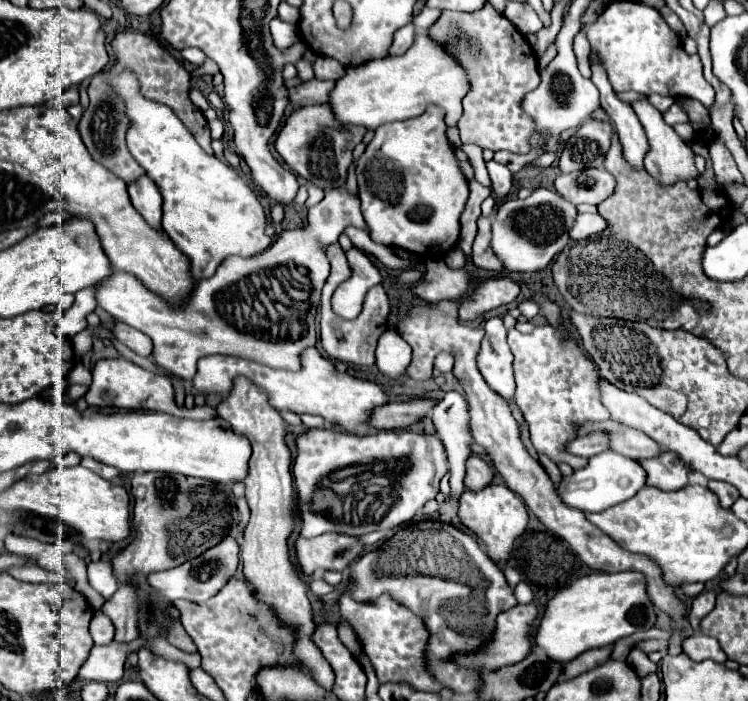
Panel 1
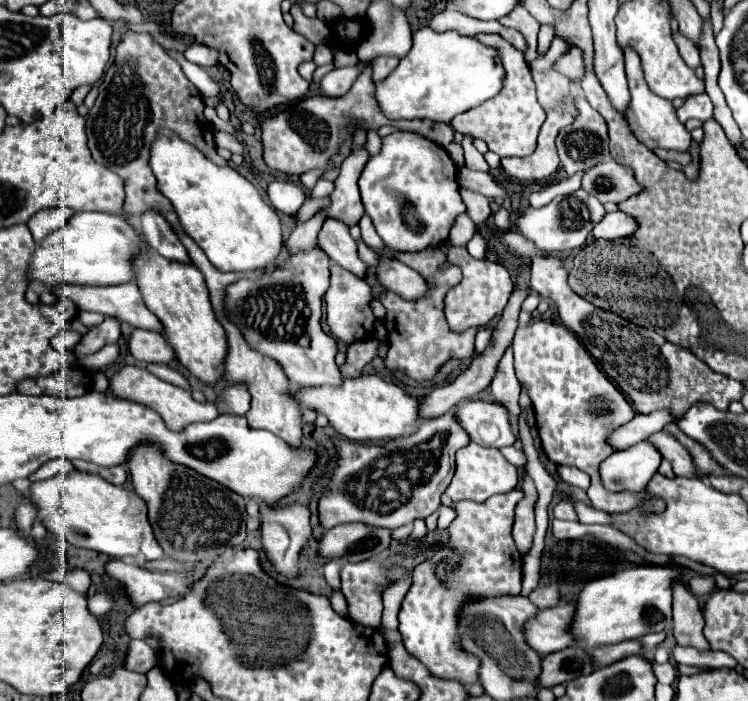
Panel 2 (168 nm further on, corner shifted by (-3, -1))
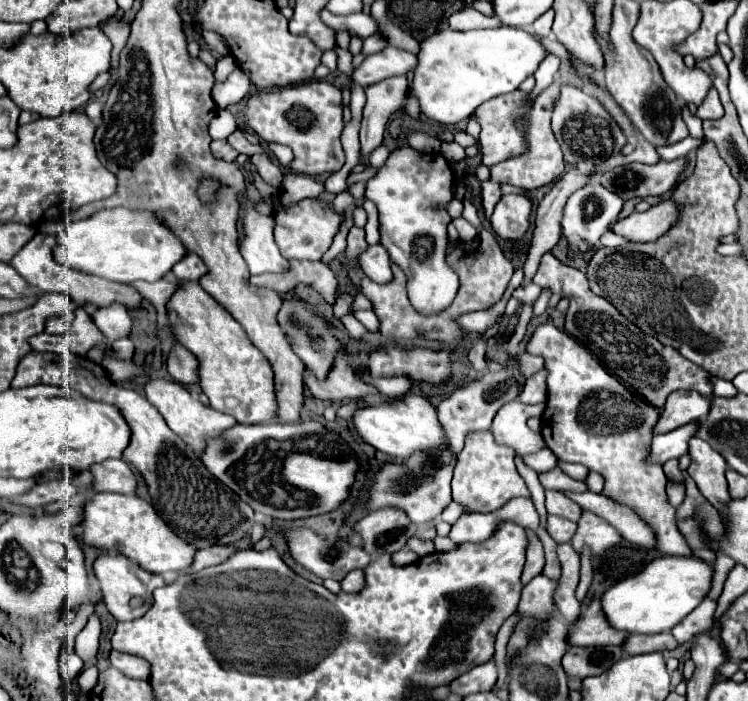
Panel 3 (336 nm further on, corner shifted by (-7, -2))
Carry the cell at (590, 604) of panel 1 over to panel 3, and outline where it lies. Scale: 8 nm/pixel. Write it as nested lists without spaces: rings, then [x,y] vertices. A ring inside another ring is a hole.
[[[662,556],[652,560],[636,576],[624,578],[610,586],[602,596],[602,610],[608,624],[618,632],[660,634],[672,630],[684,616],[688,616],[708,594],[712,580],[712,566],[700,558]]]

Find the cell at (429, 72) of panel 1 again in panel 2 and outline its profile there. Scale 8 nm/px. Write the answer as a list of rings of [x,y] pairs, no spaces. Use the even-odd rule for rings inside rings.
[[[430,27],[414,33],[414,45],[400,61],[394,73],[376,85],[376,97],[382,113],[396,119],[430,119],[450,123],[454,115],[464,113],[496,97],[504,85],[504,65],[494,47],[474,37],[462,37],[458,31],[438,33]]]

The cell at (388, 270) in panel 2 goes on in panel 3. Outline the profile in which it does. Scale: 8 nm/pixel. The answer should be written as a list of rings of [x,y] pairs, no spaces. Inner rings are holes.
[[[382,244],[376,246],[368,246],[368,250],[360,256],[360,266],[364,270],[364,274],[378,282],[378,284],[388,284],[392,282],[392,270],[390,270],[390,256],[388,252],[382,248]]]

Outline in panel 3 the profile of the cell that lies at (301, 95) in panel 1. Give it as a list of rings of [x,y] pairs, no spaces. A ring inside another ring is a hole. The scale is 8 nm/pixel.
[[[386,46],[384,50],[376,52],[372,56],[366,56],[364,62],[352,72],[352,80],[356,84],[360,84],[362,88],[366,88],[366,86],[376,84],[394,74],[406,76],[406,72],[412,70],[414,66],[416,66],[414,54],[400,50],[396,46]]]

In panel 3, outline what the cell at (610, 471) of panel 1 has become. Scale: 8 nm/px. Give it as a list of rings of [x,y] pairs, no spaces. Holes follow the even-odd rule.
[[[696,422],[686,424],[684,428],[676,428],[664,436],[654,436],[646,462],[648,464],[664,464],[666,460],[680,458],[688,452],[688,440],[696,432]]]

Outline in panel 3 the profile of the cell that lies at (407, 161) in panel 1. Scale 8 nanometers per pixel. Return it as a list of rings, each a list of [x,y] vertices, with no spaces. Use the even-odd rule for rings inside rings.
[[[402,146],[402,148],[396,148],[390,154],[390,158],[386,160],[386,164],[376,170],[376,176],[366,182],[366,198],[376,204],[378,216],[380,216],[380,236],[382,236],[380,244],[388,250],[392,262],[396,262],[398,266],[404,268],[406,276],[410,278],[408,280],[408,298],[410,298],[412,306],[422,314],[442,312],[444,308],[448,308],[452,304],[456,290],[458,290],[458,276],[446,264],[446,246],[448,246],[446,228],[452,222],[452,218],[446,208],[432,210],[432,204],[444,204],[444,206],[450,204],[450,200],[454,198],[452,196],[454,180],[456,180],[454,170],[442,154],[424,154],[414,148]]]

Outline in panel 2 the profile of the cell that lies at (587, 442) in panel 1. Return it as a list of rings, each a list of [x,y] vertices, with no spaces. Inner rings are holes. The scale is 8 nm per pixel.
[[[654,411],[648,415],[636,415],[630,423],[622,425],[620,429],[616,429],[610,437],[610,443],[614,449],[622,451],[628,449],[640,441],[646,441],[648,435],[662,431],[664,427],[668,427],[668,423],[674,423],[674,415],[670,411]]]

